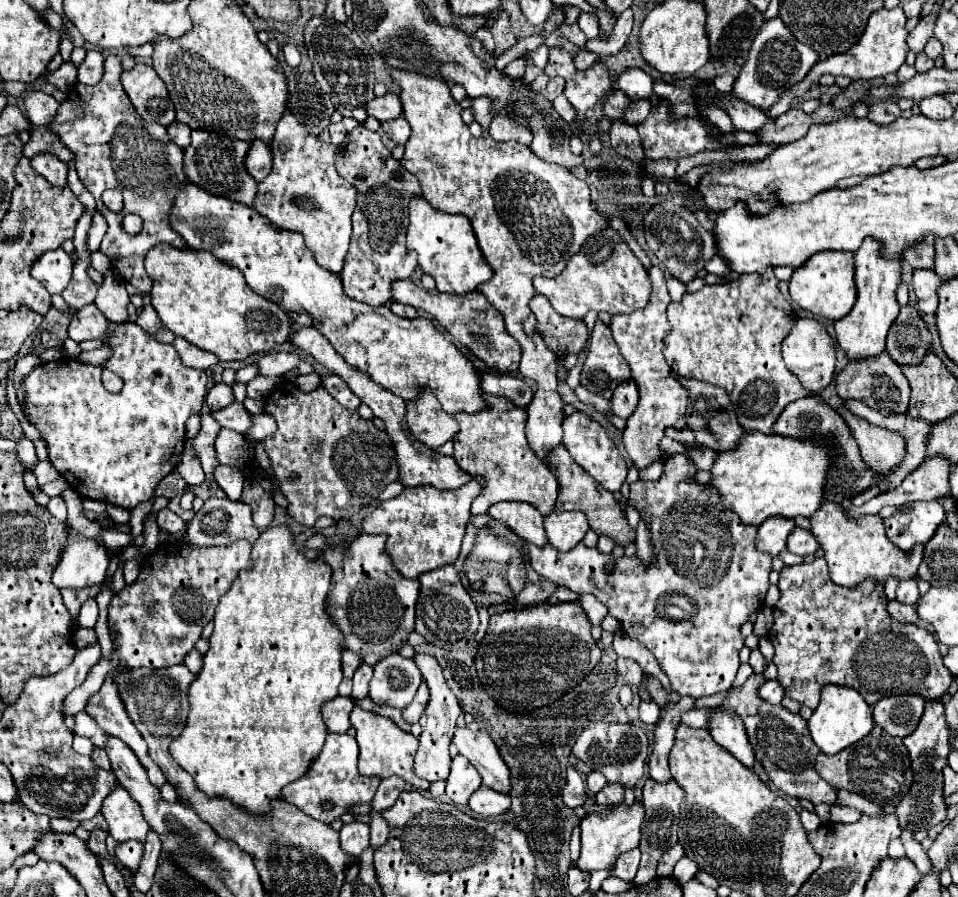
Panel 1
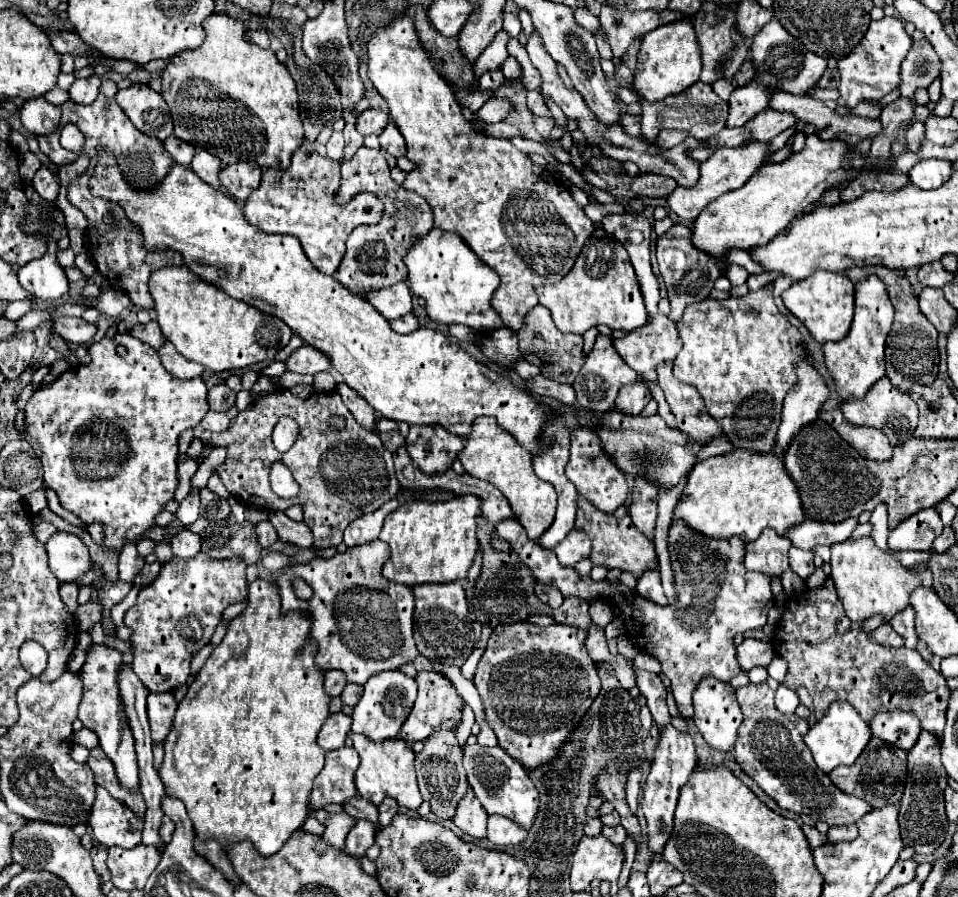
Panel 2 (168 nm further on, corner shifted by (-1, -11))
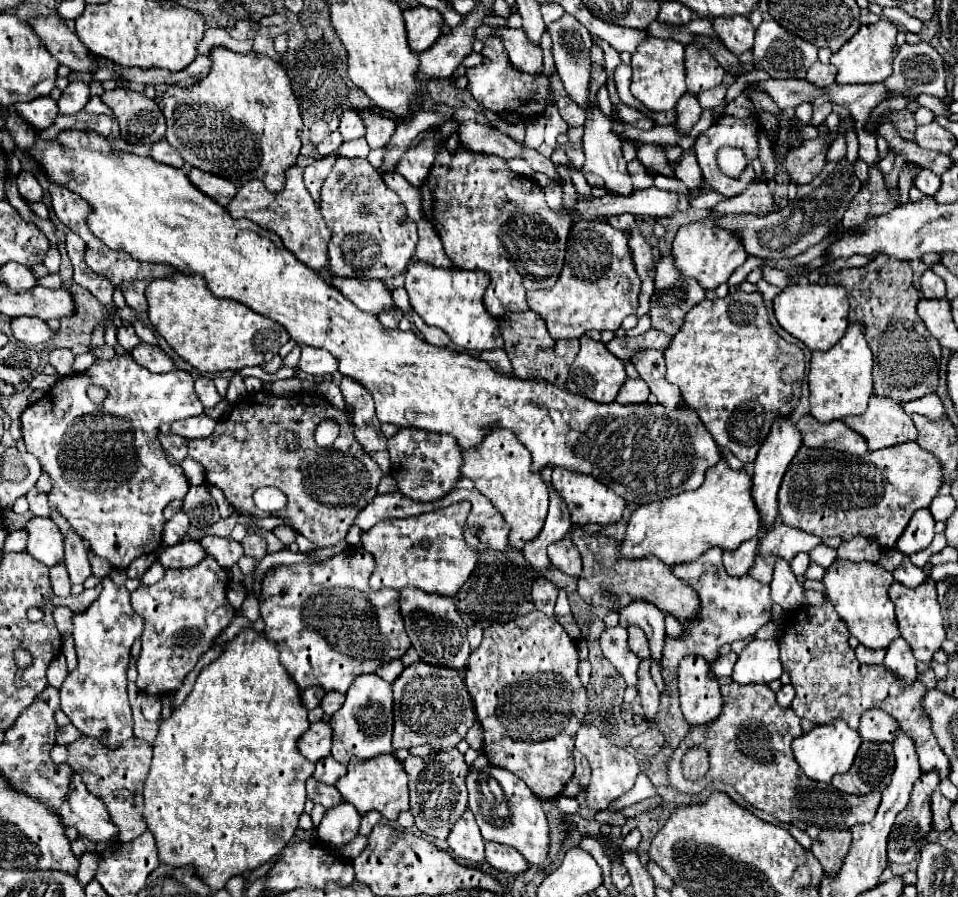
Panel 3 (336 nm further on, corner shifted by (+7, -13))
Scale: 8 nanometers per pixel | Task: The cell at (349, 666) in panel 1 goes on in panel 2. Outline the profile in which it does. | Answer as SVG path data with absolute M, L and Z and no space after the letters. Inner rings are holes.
M334 670L334 672L326 672L324 674L324 690L330 692L330 696L340 696L342 688L346 686L346 678L342 676L342 672Z

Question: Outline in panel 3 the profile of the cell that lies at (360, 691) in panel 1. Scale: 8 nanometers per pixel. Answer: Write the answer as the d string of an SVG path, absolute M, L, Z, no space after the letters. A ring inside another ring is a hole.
M326 692L326 696L324 696L324 700L322 700L322 708L324 708L324 712L328 714L328 716L332 716L336 710L340 710L340 706L342 706L342 702L344 702L344 694L340 694L340 692Z

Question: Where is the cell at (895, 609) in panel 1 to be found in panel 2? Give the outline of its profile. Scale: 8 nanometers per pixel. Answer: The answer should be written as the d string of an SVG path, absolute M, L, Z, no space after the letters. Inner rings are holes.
M882 624L880 628L876 628L872 634L870 634L874 640L878 640L878 644L884 644L884 646L892 646L892 648L900 648L902 646L902 636L898 636L890 624Z

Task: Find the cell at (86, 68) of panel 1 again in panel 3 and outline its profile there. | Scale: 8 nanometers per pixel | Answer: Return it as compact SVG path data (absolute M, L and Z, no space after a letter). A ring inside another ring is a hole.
M76 80L70 82L68 88L62 92L62 98L58 100L58 108L62 114L76 114L80 112L90 98L90 88L86 82Z

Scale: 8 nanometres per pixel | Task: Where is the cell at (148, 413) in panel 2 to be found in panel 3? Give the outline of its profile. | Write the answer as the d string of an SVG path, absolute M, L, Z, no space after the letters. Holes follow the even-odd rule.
M130 352L126 354L116 354L114 358L110 360L102 360L102 358L96 358L92 368L88 368L86 372L80 372L80 374L72 374L72 376L62 376L44 396L42 400L30 404L22 416L20 416L20 422L22 422L22 438L24 438L24 444L26 444L26 450L30 454L34 454L40 464L42 464L42 470L50 476L52 480L52 490L50 490L50 496L48 496L48 502L52 508L56 508L68 522L70 526L76 530L78 536L82 536L84 540L90 542L90 548L96 556L108 560L114 568L128 568L128 564L142 556L142 554L150 554L152 550L158 548L158 544L162 542L162 526L164 526L164 516L162 516L162 510L168 502L172 502L174 498L184 498L190 484L188 484L188 478L184 476L182 468L180 466L172 466L168 460L166 460L166 454L164 454L164 448L160 444L160 438L158 438L158 432L160 432L160 424L174 424L178 420L186 420L190 416L200 416L204 412L204 406L202 402L198 400L196 396L196 390L194 390L194 378L188 374L188 372L182 372L182 370L176 370L176 372L170 372L170 374L152 374L150 370L146 370L144 366L138 366L138 362L134 362L134 358L130 358ZM90 384L98 384L98 386L104 386L108 388L108 406L94 406L92 400L88 398L86 394L86 388Z

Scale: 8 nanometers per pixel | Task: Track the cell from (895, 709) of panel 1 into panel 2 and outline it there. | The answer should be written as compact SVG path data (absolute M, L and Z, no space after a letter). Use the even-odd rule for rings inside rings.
M892 710L892 712L878 712L872 722L870 722L870 730L874 736L886 740L892 746L898 746L902 750L910 750L922 728L918 724L918 718L910 712L902 712L902 710Z

